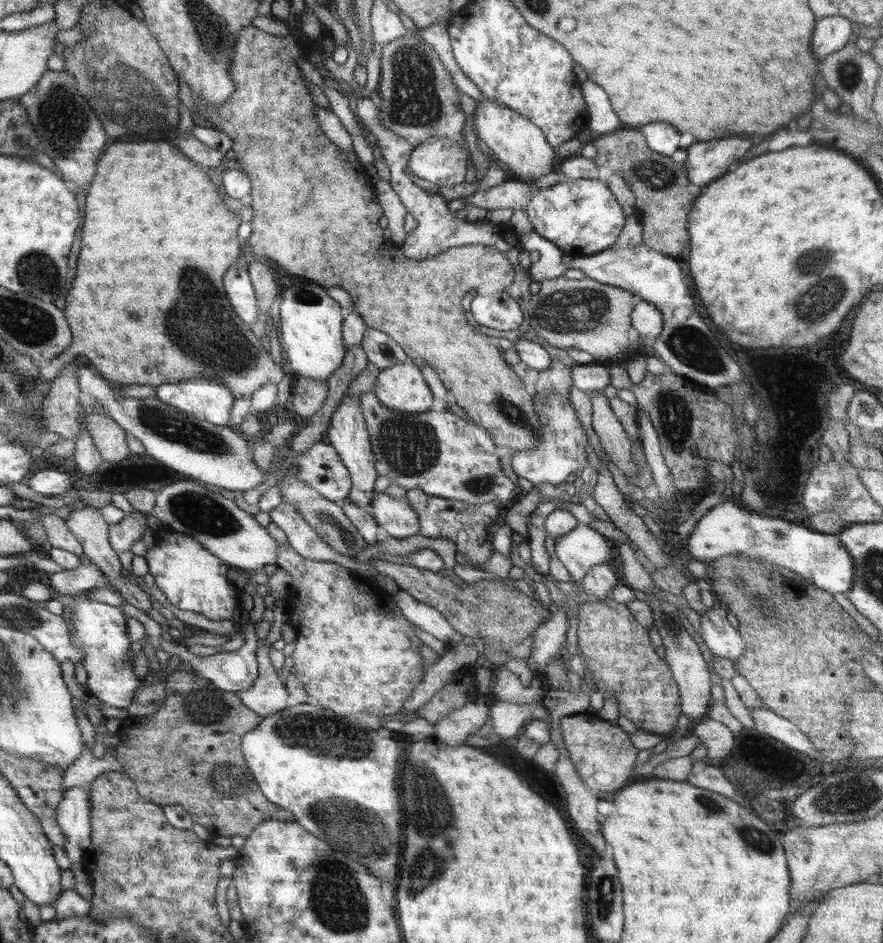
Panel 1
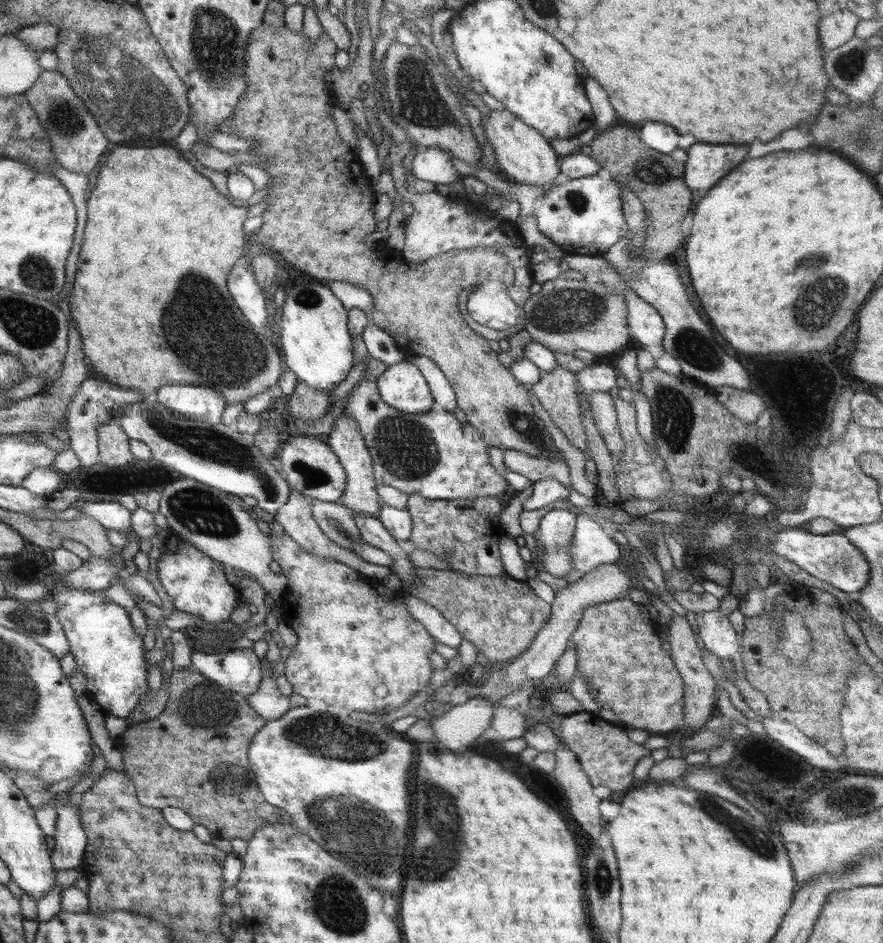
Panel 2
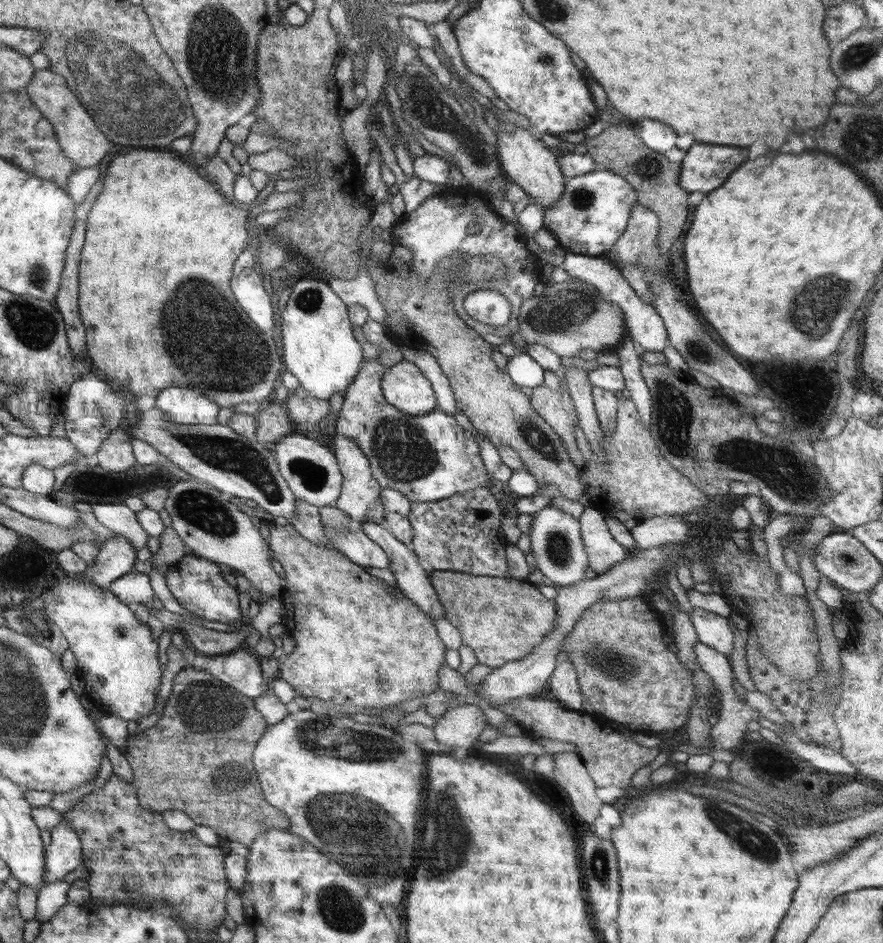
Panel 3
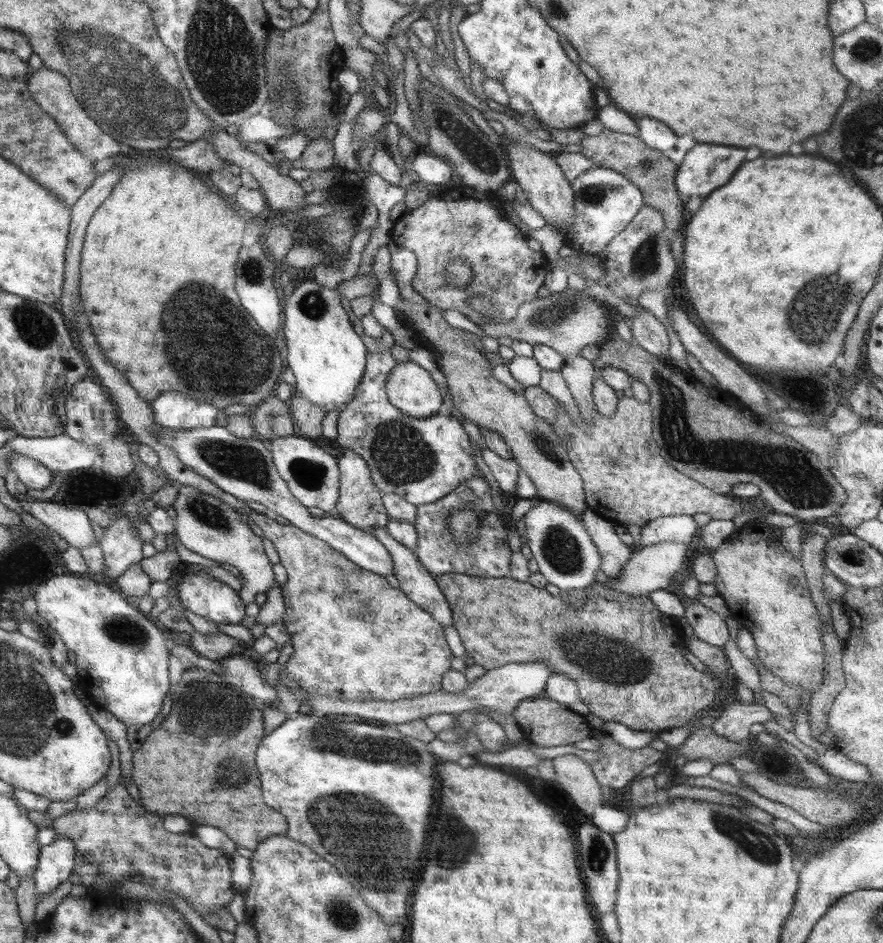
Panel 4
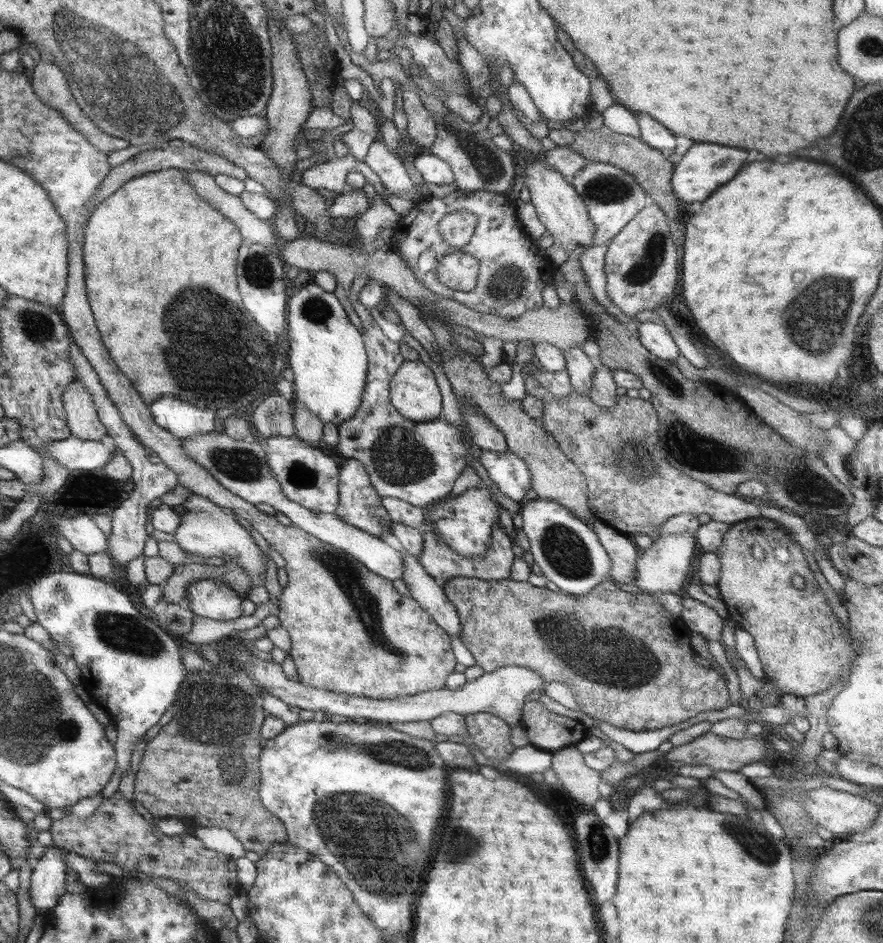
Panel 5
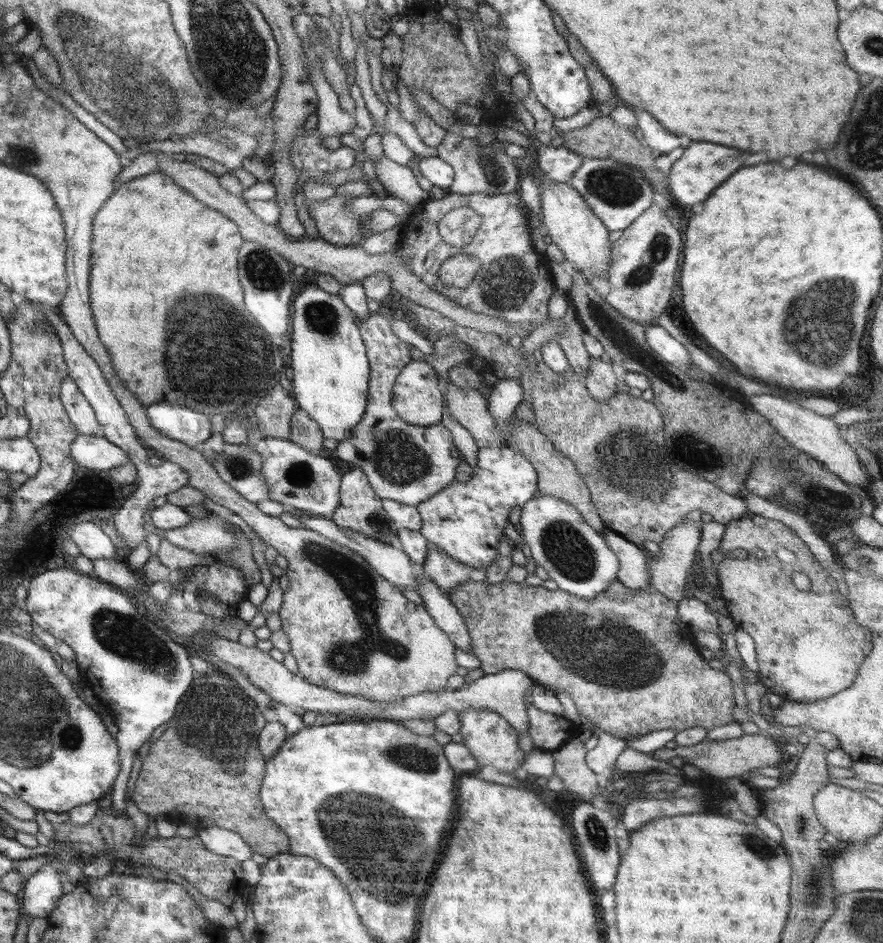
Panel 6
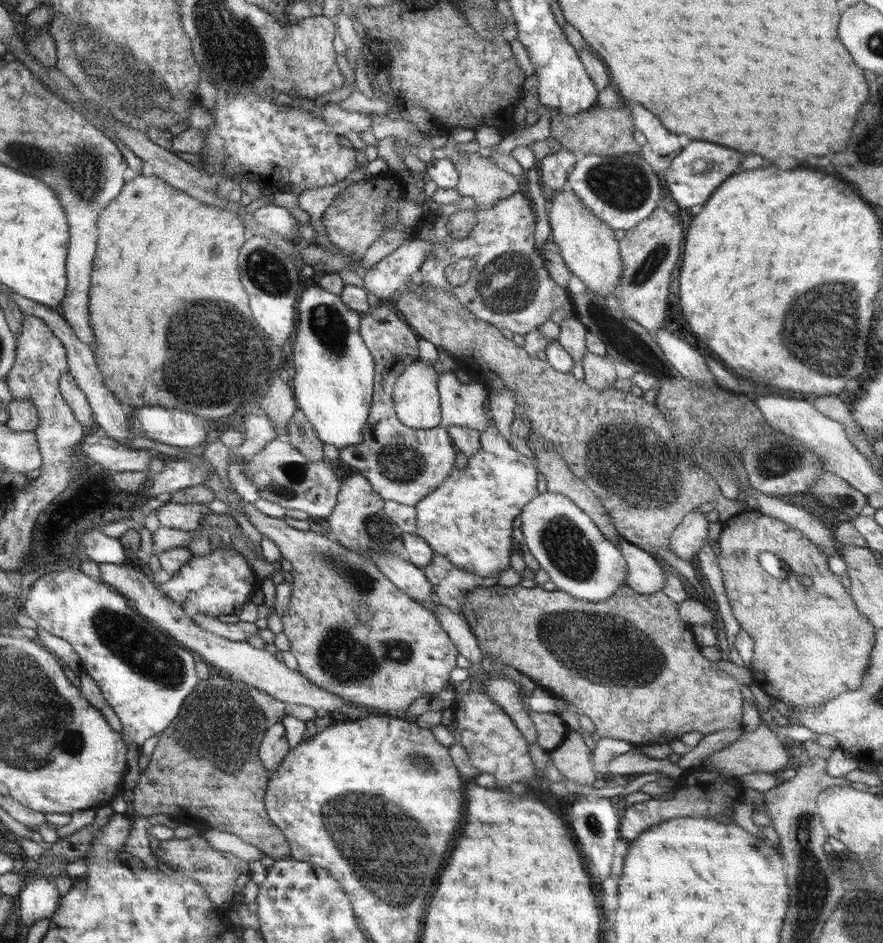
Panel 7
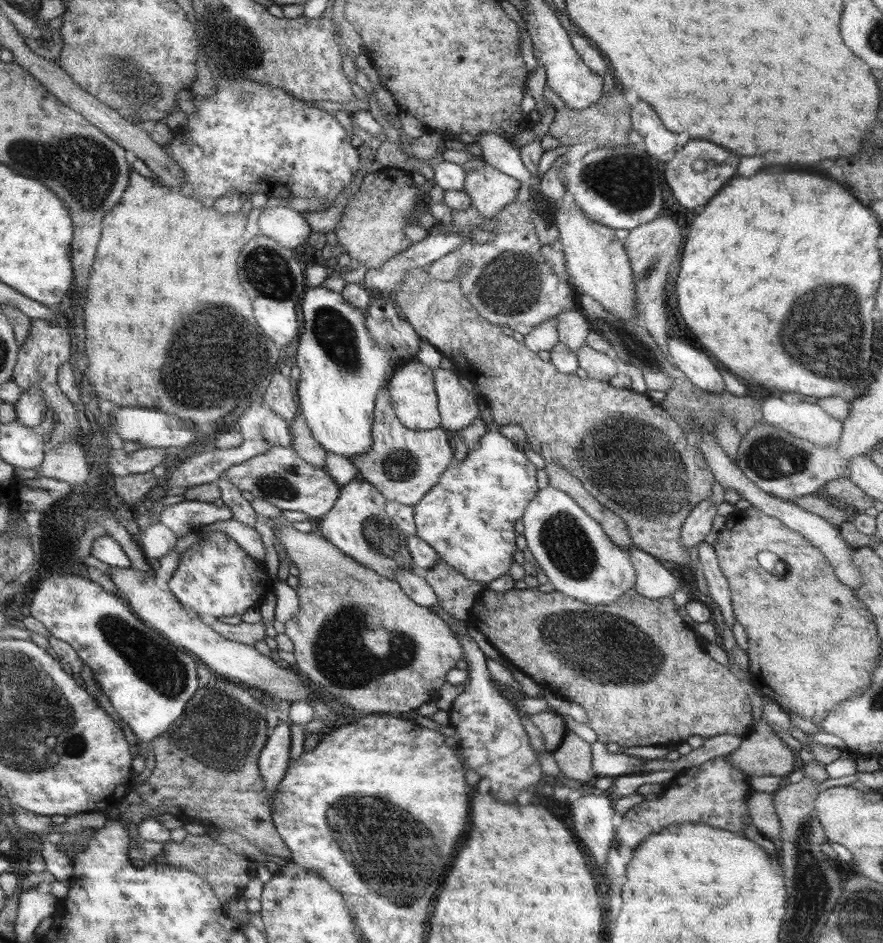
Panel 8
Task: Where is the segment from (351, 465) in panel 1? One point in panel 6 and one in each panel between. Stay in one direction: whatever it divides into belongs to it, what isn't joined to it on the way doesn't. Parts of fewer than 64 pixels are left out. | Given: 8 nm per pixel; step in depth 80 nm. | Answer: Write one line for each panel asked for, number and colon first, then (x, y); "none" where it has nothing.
2: (345, 439)
3: (360, 499)
4: (360, 504)
5: (360, 505)
6: (360, 509)

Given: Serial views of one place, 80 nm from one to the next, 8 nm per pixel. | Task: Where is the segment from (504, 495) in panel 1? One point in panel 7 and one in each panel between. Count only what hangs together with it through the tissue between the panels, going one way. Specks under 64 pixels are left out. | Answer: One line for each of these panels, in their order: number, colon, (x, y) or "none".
2: (433, 454)
3: (429, 457)
4: (422, 459)
5: (417, 461)
6: (403, 462)
7: (403, 464)

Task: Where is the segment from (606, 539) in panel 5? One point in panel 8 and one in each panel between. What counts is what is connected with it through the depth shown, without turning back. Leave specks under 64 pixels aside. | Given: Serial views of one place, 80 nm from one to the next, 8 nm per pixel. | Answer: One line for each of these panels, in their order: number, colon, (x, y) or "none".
6: (634, 560)
7: (646, 574)
8: (653, 581)

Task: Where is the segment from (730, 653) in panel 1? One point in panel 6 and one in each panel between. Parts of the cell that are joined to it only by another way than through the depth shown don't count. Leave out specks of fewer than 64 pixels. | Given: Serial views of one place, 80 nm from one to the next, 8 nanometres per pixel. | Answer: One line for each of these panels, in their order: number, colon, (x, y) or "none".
2: (718, 635)
3: (713, 630)
4: (710, 627)
5: (701, 619)
6: (696, 614)

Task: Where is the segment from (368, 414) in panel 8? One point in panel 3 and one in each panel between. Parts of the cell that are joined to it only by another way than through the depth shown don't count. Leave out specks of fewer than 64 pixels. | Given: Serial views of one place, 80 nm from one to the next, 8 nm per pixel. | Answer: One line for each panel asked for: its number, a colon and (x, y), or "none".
3: (320, 349)
4: (327, 356)
5: (328, 357)
6: (330, 379)
7: (333, 382)

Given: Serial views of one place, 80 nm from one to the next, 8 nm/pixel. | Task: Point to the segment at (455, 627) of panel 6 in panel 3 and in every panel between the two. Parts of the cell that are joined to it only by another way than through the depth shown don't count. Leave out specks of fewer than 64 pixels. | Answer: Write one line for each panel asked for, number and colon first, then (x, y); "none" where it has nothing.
3: (411, 574)
4: (416, 582)
5: (426, 591)

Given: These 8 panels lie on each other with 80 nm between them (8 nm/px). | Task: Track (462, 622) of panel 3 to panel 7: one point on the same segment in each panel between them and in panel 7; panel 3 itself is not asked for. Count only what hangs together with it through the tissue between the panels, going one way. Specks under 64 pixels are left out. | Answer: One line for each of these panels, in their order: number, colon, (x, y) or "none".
4: (626, 656)
5: (633, 666)
6: (555, 637)
7: (566, 645)

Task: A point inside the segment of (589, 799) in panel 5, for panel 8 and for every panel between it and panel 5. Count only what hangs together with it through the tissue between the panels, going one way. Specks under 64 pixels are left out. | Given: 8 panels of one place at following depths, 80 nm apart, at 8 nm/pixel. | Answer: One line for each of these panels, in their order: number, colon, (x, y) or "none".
6: (570, 765)
7: (573, 758)
8: (574, 755)

